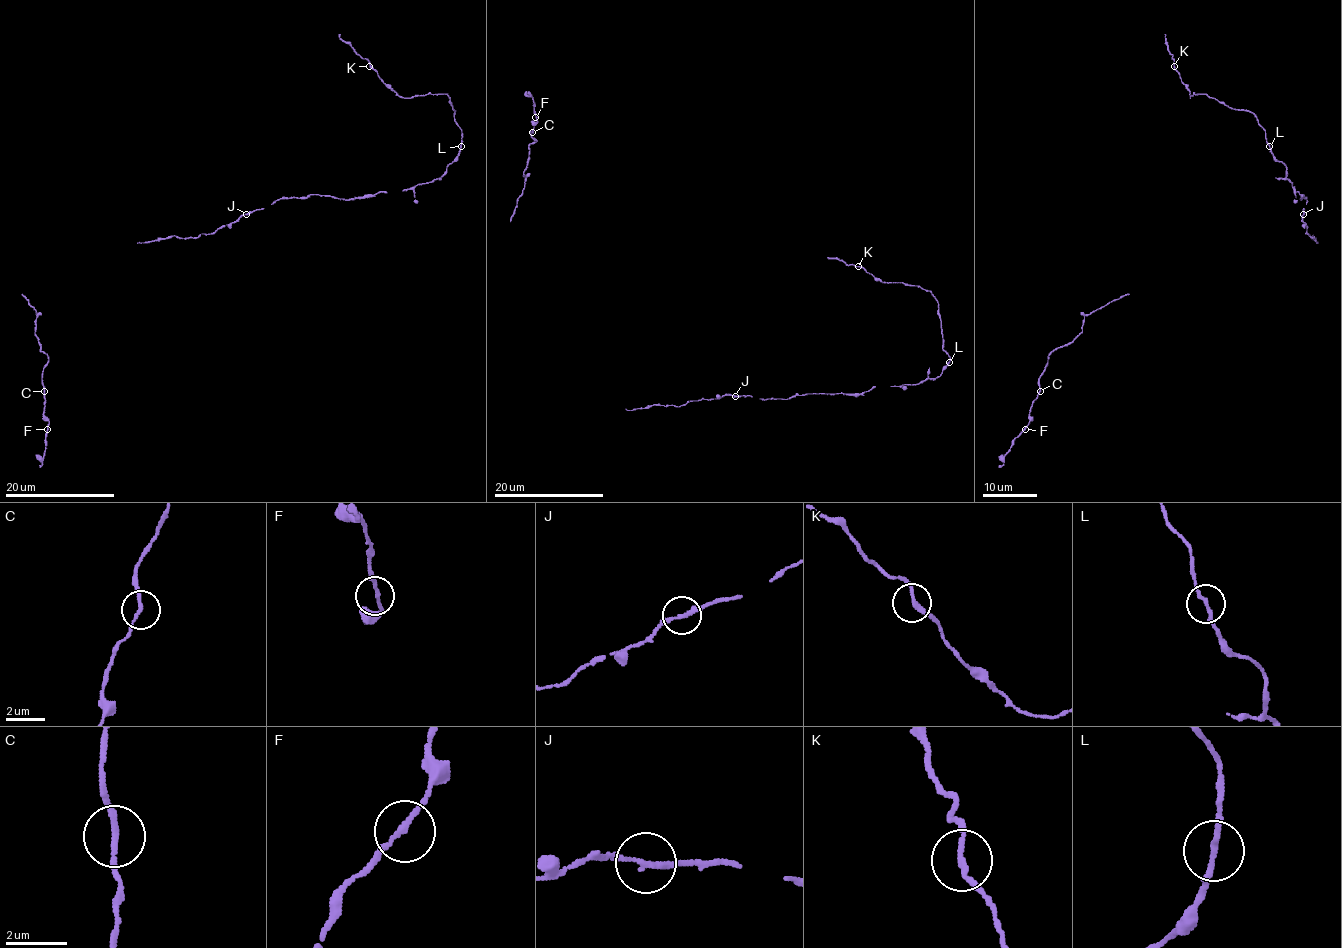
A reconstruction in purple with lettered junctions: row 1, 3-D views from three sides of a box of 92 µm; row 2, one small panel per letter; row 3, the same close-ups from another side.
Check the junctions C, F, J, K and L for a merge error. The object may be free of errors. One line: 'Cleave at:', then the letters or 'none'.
Cleave at: none

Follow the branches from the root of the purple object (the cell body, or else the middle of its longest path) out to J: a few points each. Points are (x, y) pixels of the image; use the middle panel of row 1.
J: (696, 400), (735, 396)

